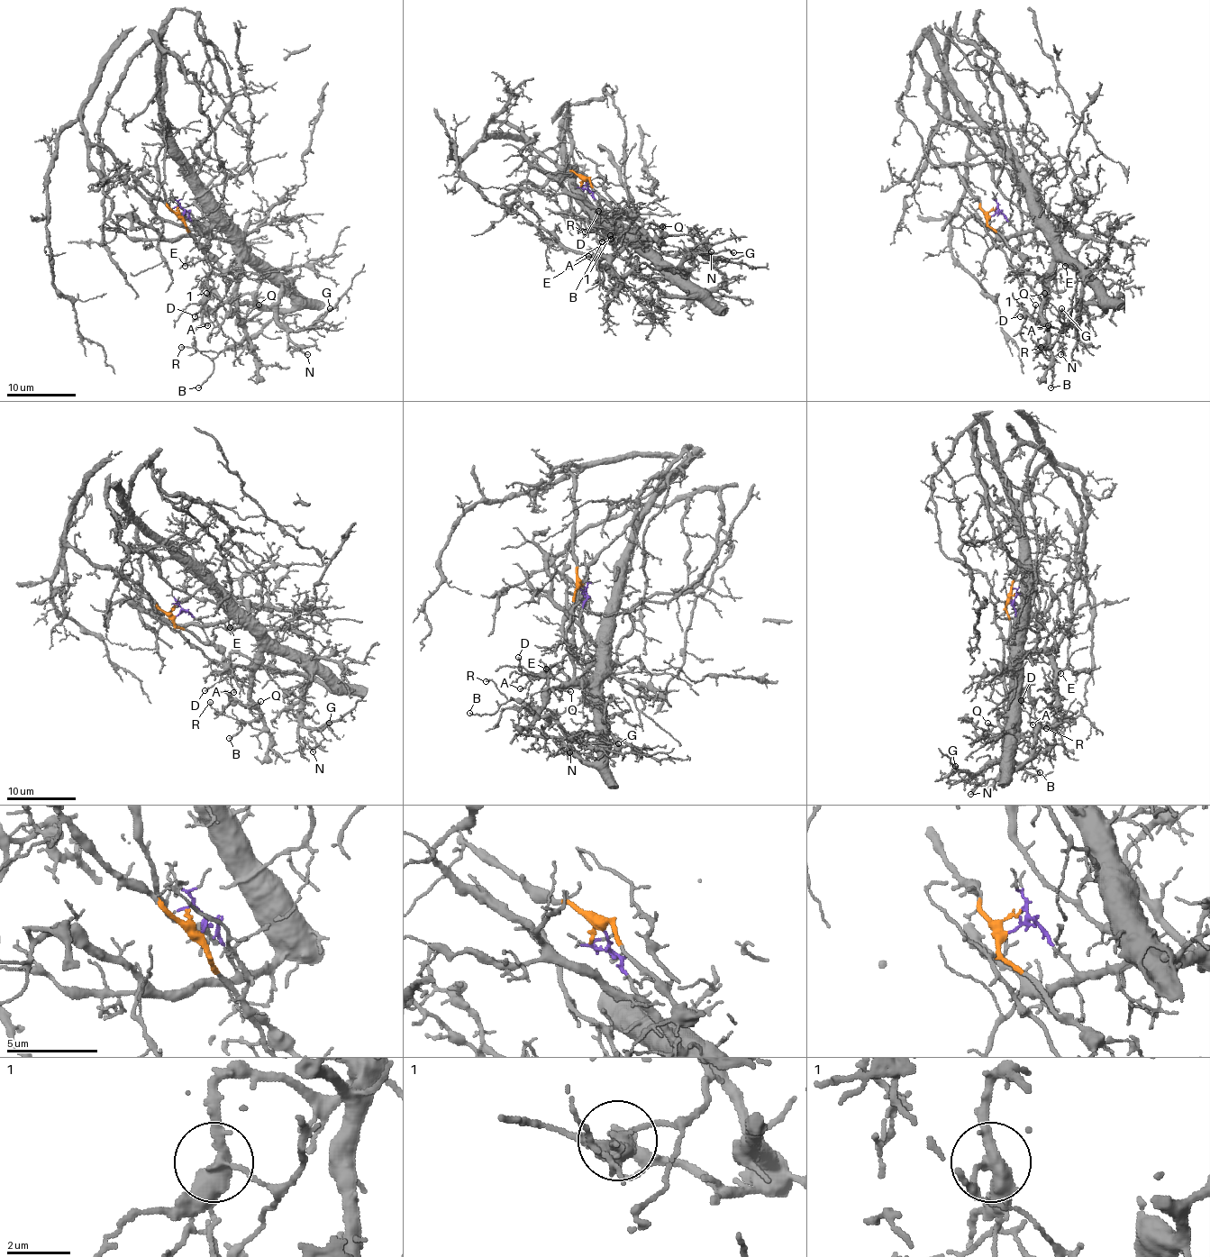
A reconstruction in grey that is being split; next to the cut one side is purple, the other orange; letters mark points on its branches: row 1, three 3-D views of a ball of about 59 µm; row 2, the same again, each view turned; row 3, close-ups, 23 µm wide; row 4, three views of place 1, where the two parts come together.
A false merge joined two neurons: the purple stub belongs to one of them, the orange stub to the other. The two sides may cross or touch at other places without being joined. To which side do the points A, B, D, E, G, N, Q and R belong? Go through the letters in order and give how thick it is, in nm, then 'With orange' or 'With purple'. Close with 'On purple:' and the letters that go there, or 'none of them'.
A: Thickness 170 nm. With purple
B: Thickness 100 nm. With purple
D: Thickness 120 nm. With purple
E: Thickness 150 nm. With purple
G: Thickness 200 nm. With purple
N: Thickness 150 nm. With purple
Q: Thickness 110 nm. With purple
R: Thickness 150 nm. With purple
On purple: A, B, D, E, G, N, Q, R

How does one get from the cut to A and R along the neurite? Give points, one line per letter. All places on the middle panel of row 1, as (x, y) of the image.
A: (586, 181), (602, 211), (619, 231), (641, 242), (636, 246), (617, 241), (610, 235), (614, 237), (610, 239)
R: (586, 181), (602, 211), (619, 231), (640, 242), (641, 233), (649, 237), (602, 227), (584, 232)

